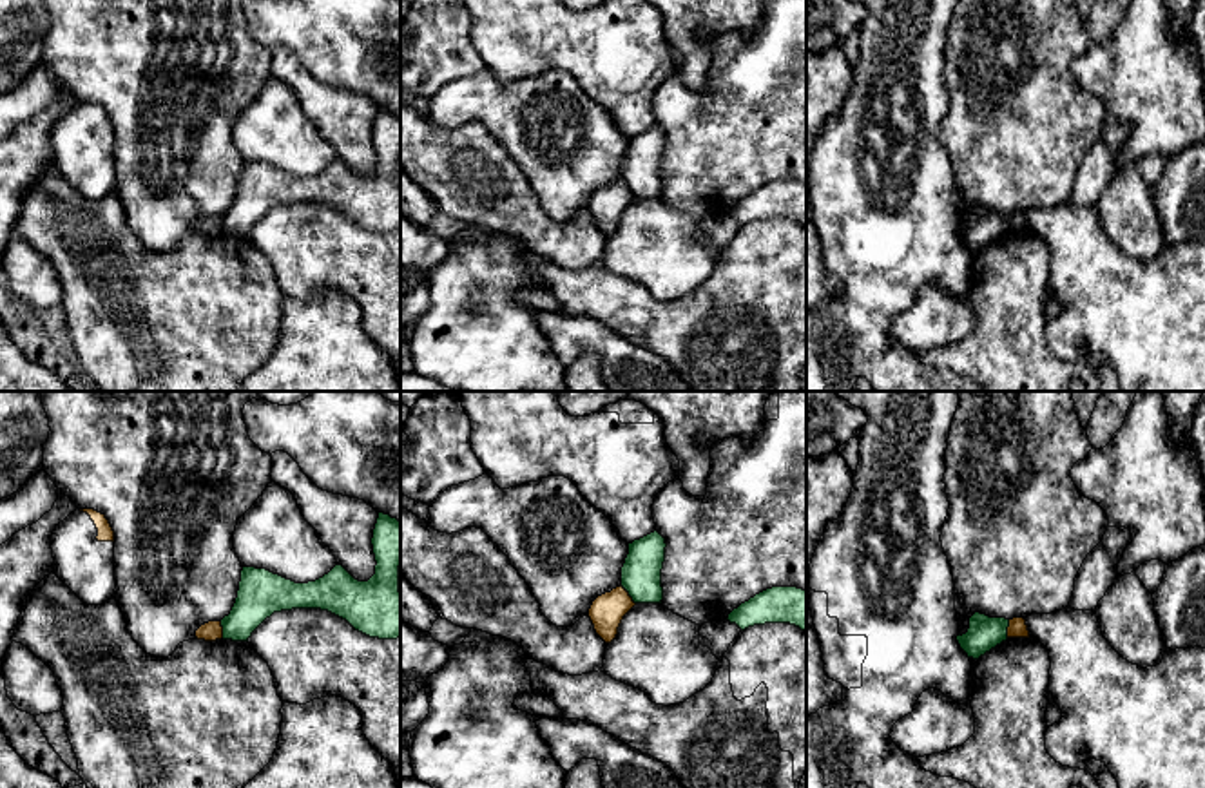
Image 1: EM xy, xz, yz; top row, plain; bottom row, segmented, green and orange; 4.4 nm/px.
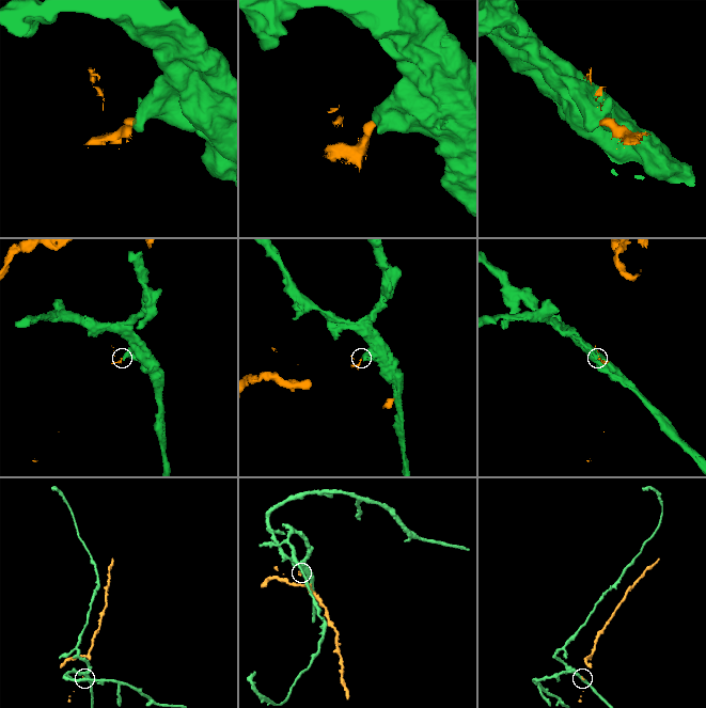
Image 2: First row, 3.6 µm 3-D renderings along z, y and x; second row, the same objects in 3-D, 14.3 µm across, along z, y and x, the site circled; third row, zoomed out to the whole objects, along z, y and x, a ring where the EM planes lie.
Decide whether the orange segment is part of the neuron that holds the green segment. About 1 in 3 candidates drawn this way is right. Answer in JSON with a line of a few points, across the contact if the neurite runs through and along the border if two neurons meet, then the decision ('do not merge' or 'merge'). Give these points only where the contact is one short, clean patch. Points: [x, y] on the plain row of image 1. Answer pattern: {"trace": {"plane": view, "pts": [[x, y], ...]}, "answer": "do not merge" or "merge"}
{"trace": {"plane": "xz", "pts": [[620, 180], [635, 198]]}, "answer": "do not merge"}

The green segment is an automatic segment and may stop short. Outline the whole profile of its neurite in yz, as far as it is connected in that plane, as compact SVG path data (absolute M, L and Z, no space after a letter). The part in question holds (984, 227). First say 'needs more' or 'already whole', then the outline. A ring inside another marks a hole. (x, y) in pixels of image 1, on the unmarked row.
already whole; M975 207L969 212L969 223L966 228L959 228L957 235L968 252L978 254L997 239L1007 234L1009 214L989 212Z

